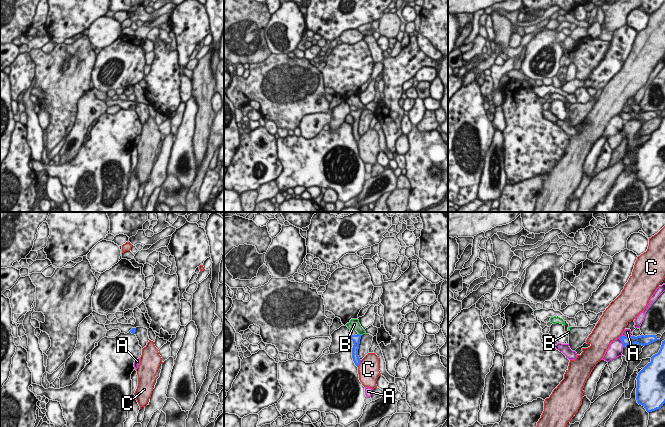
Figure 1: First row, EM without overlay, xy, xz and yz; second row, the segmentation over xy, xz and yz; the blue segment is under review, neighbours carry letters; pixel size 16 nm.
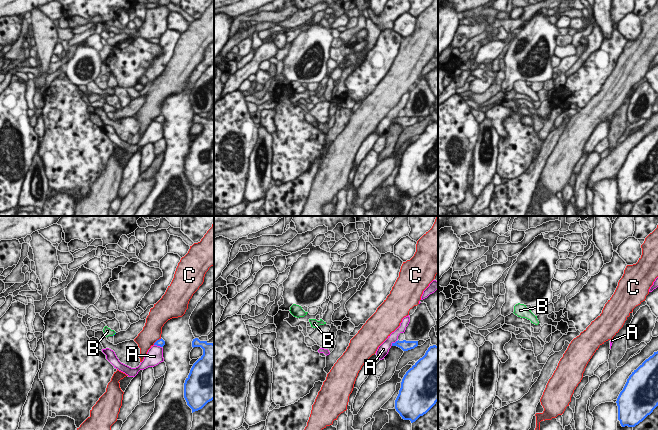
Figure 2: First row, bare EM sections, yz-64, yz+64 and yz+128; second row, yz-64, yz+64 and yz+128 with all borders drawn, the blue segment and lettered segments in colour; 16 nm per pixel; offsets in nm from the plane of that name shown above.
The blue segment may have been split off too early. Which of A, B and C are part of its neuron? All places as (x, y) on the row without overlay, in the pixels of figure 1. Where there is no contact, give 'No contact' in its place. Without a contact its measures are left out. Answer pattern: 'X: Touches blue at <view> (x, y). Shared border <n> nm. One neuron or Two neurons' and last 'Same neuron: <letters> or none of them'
A: Touches blue at yz (626, 113). Shared border 180 nm. Two neurons
B: Touches blue at xz (359, 110). Shared border 70 nm. One neuron
C: Touches blue at xz (359, 139). Shared border 130 nm. Two neurons
Same neuron: B.

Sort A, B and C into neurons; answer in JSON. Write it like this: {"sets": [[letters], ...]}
{"sets": [["A"], ["B"], ["C"]]}

